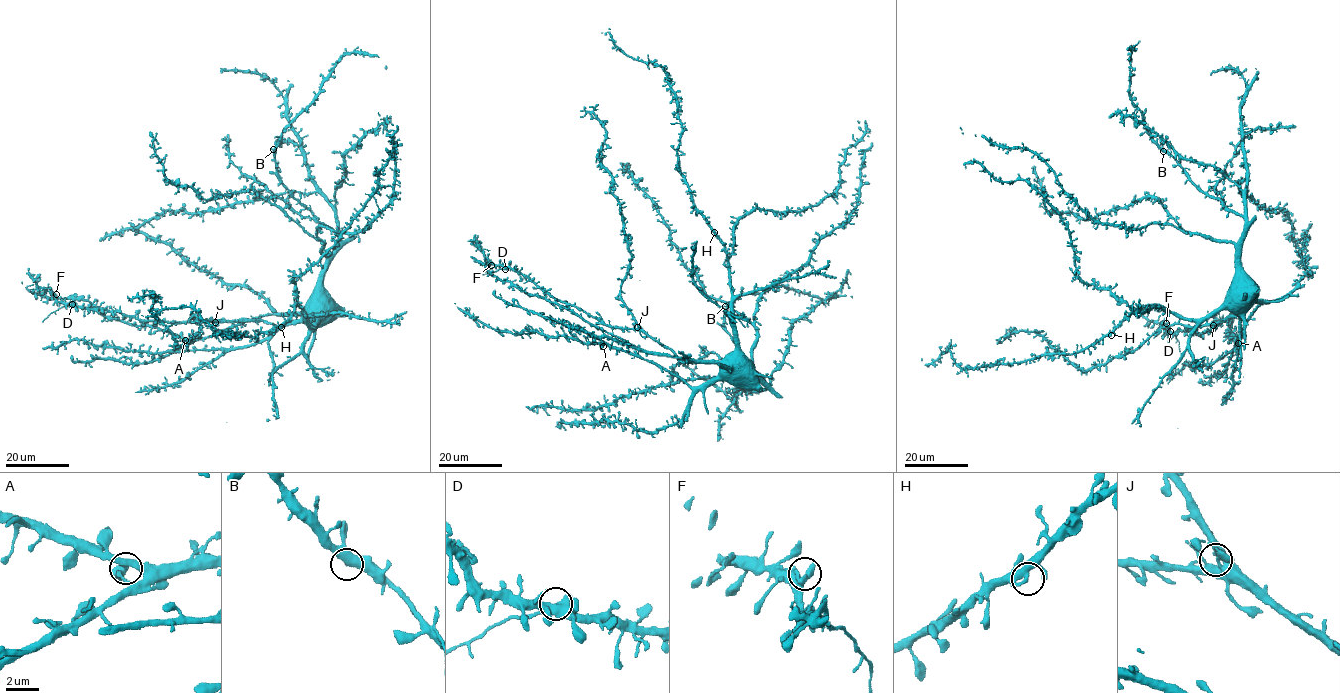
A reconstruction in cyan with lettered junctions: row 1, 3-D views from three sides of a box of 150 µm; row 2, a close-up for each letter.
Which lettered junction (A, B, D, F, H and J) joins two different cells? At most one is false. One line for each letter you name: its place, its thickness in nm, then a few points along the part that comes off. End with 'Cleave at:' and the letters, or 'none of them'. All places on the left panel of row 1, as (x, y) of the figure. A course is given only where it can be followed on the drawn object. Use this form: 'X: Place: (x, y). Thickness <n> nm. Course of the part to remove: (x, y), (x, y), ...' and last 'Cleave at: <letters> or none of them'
D: Place: (72, 304). Thickness 360 nm. Course of the part to remove: (72, 304), (59, 308), (42, 322)
Cleave at: D

